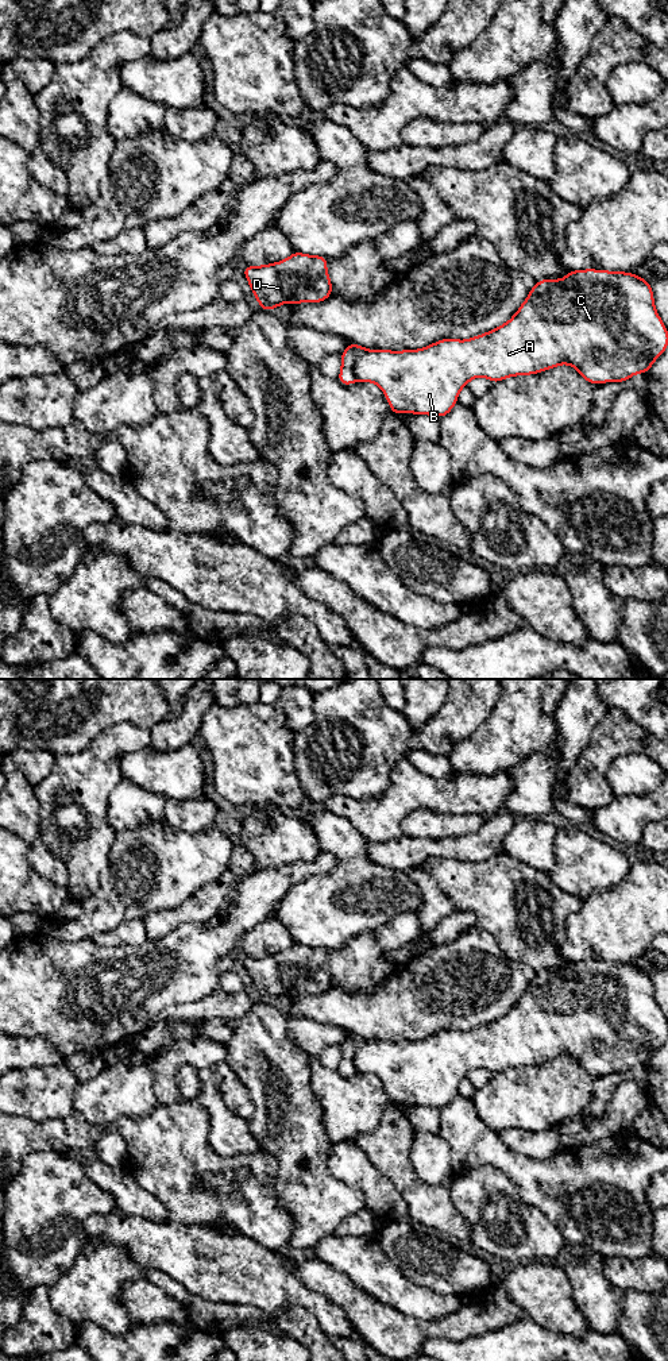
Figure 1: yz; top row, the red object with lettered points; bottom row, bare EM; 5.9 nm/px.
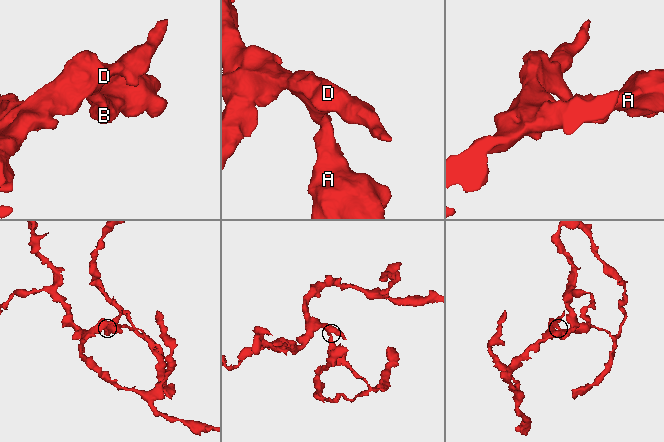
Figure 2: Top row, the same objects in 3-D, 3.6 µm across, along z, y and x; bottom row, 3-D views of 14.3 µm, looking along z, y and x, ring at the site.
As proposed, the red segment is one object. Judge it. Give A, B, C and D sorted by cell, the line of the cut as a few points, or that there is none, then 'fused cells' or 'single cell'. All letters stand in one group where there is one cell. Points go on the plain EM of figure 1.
A B C / D | yz (358, 1037), (354, 1071) | fused cells

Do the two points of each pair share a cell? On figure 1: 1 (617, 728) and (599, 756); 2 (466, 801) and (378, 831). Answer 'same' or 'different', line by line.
1: same
2: same

